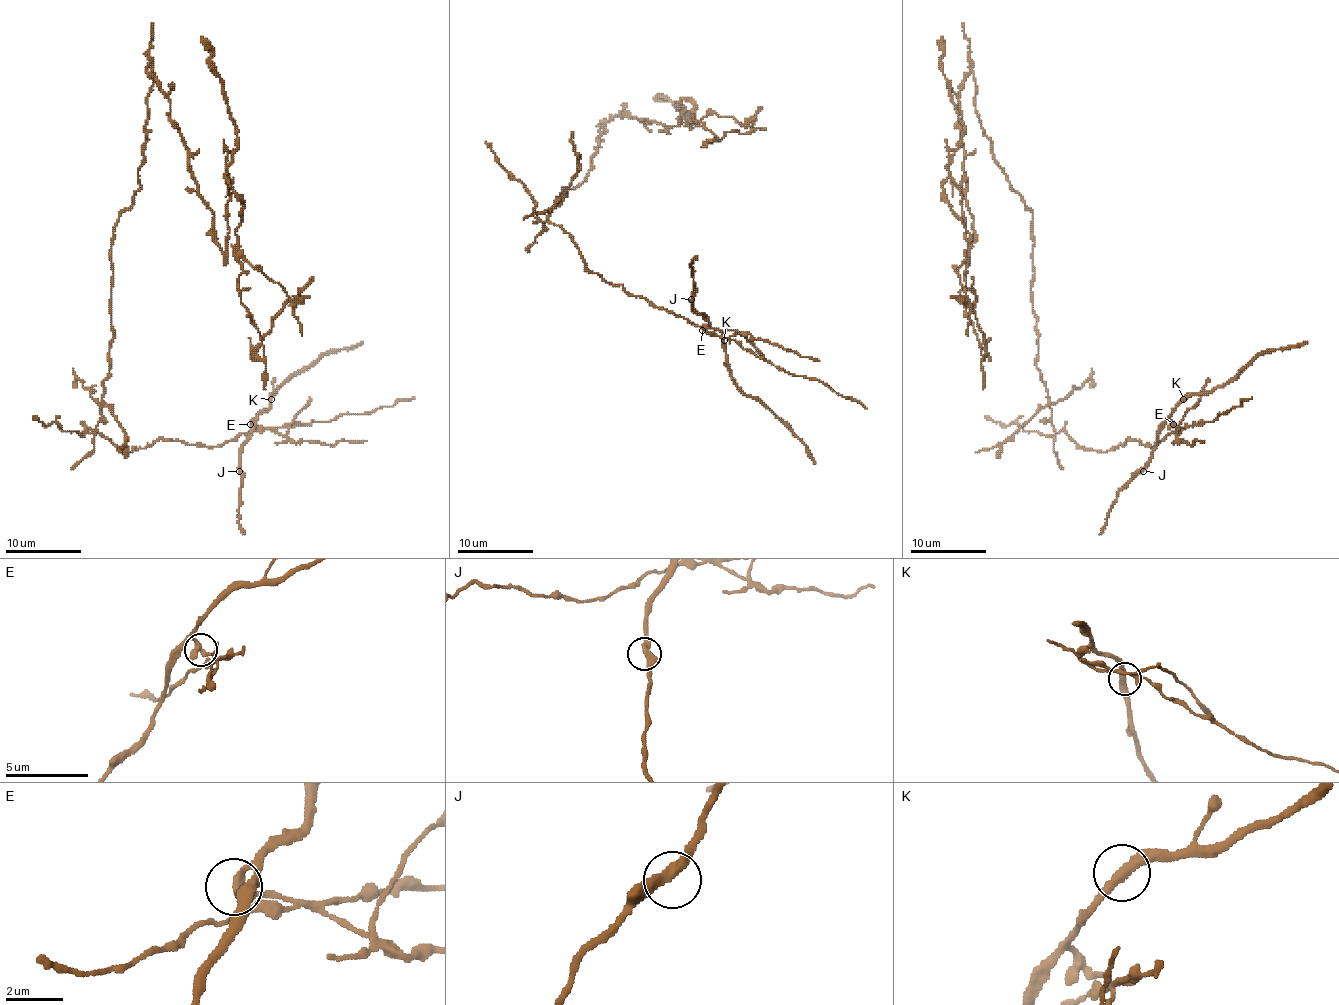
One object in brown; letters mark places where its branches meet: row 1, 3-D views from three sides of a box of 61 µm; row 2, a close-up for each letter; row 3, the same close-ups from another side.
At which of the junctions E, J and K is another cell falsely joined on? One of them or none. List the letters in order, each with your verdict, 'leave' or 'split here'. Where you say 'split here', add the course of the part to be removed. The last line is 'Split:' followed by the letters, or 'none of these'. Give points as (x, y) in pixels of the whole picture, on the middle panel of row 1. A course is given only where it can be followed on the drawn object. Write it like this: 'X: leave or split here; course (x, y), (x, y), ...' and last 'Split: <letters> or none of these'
E: split here; course (703, 330), (537, 216), (621, 115), (665, 130), (687, 99), (714, 137), (766, 128)
J: leave
K: leave
Split: E

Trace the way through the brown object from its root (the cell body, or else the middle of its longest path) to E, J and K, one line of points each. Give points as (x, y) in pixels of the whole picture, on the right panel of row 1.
E: (1017, 193), (1032, 214), (1036, 368), (1055, 433), (1105, 452), (1128, 439), (1154, 446), (1173, 423)
J: (1017, 193), (1032, 214), (1036, 368), (1051, 425), (1103, 452), (1128, 439), (1154, 446), (1173, 427), (1143, 471)
K: (1017, 193), (1032, 214), (1036, 368), (1055, 433), (1103, 452), (1128, 439), (1154, 446), (1183, 399)

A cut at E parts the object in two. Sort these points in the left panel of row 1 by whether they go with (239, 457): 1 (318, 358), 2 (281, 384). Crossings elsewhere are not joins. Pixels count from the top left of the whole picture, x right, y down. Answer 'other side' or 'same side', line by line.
1: same side
2: same side

